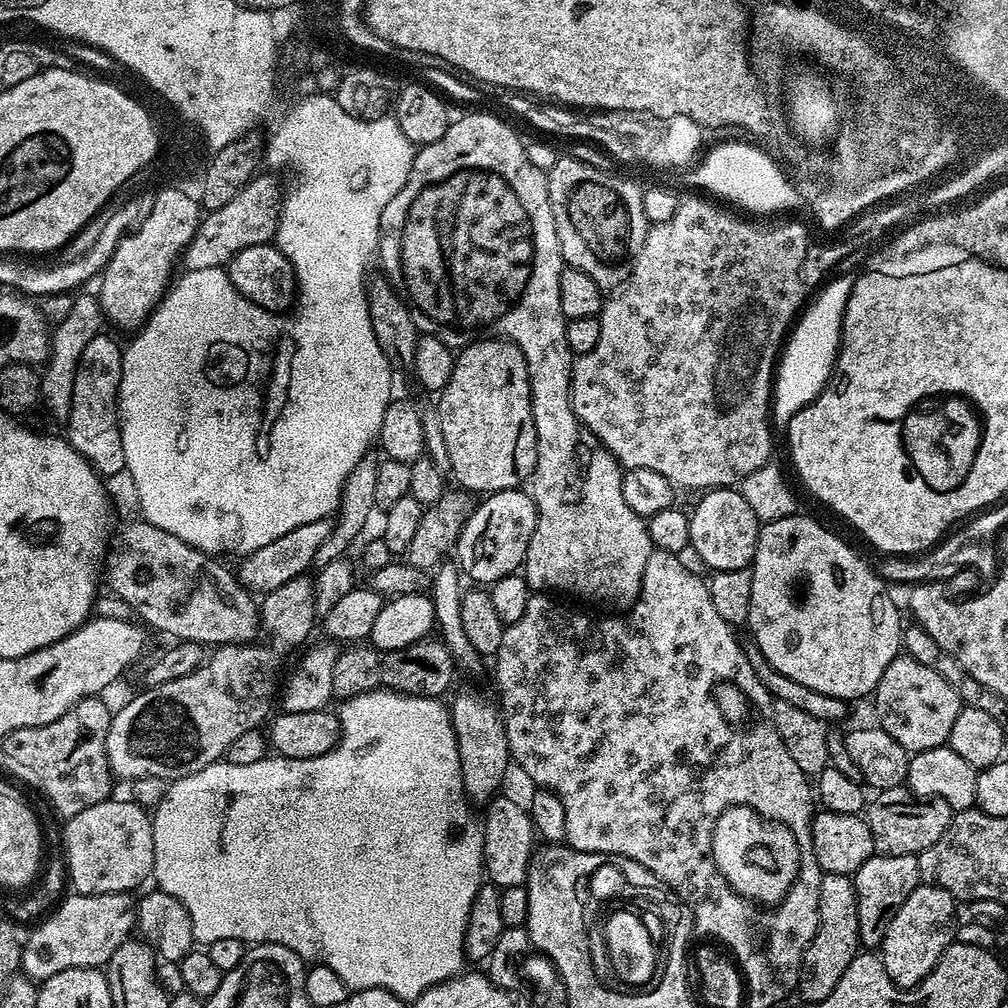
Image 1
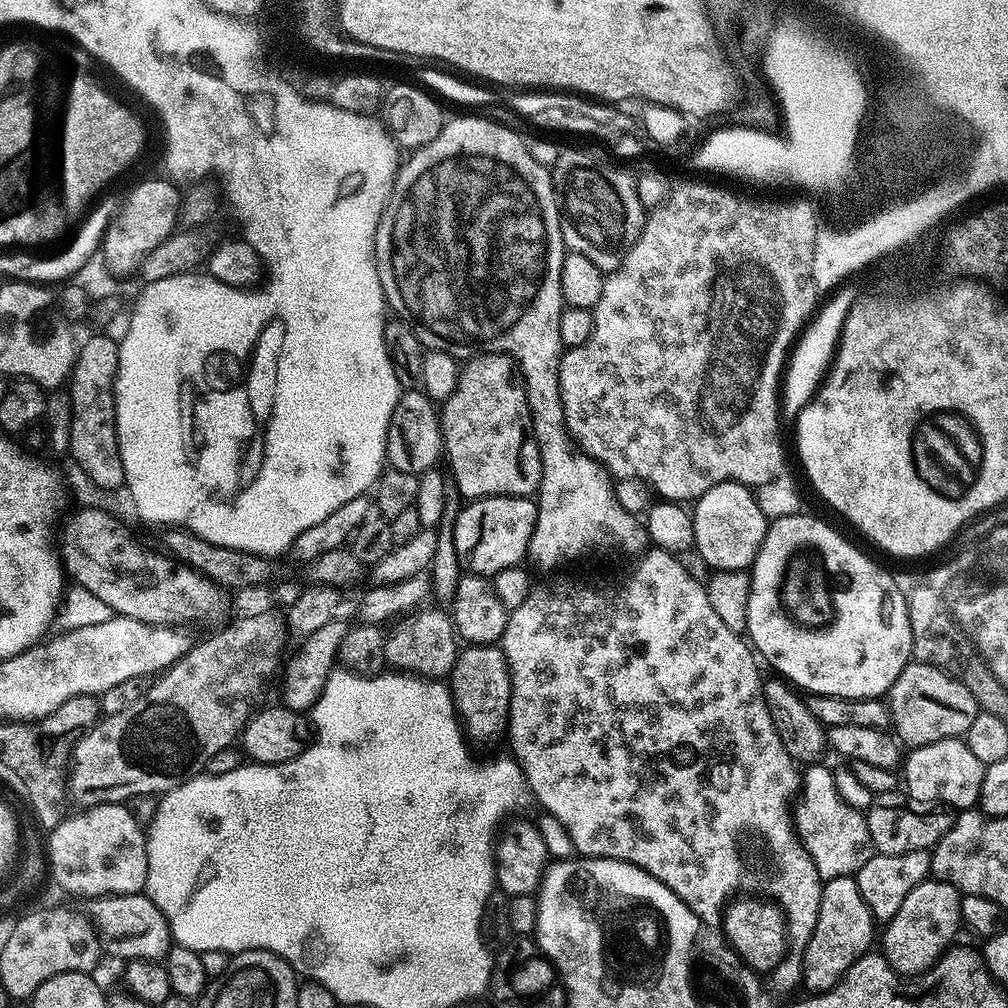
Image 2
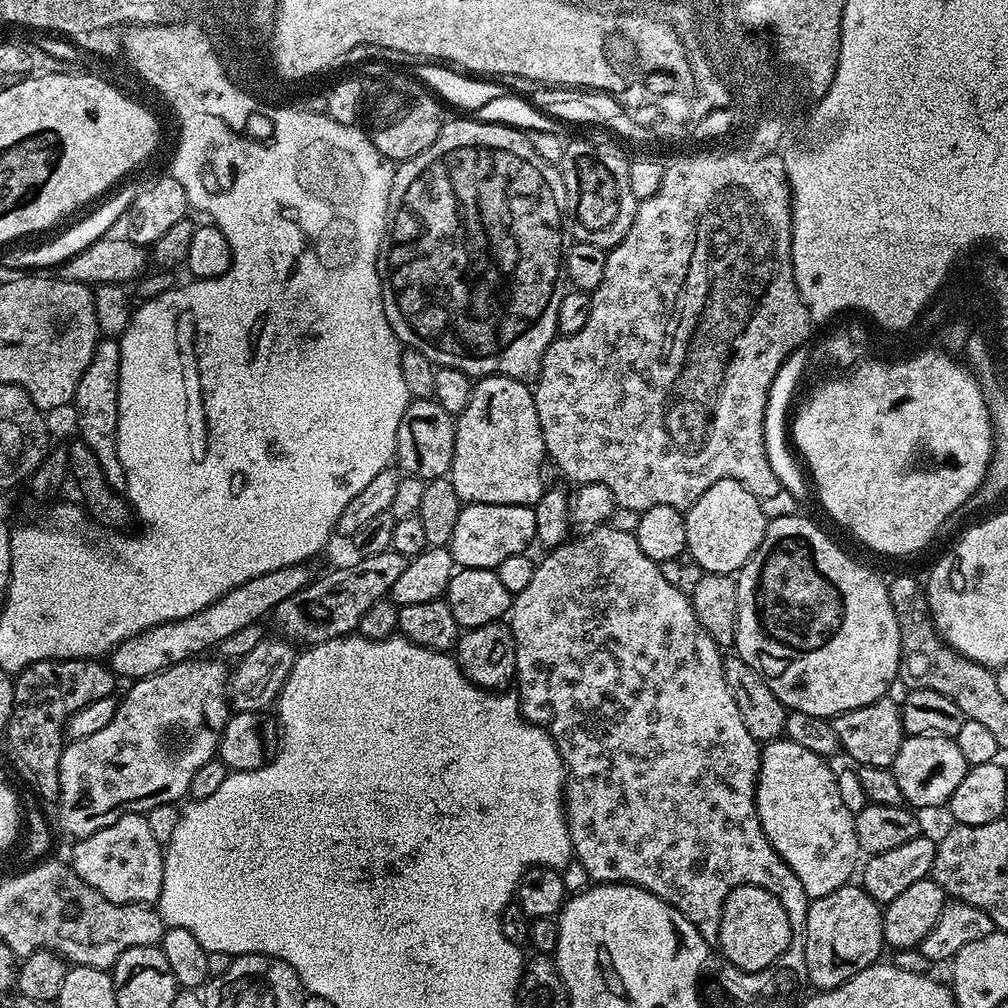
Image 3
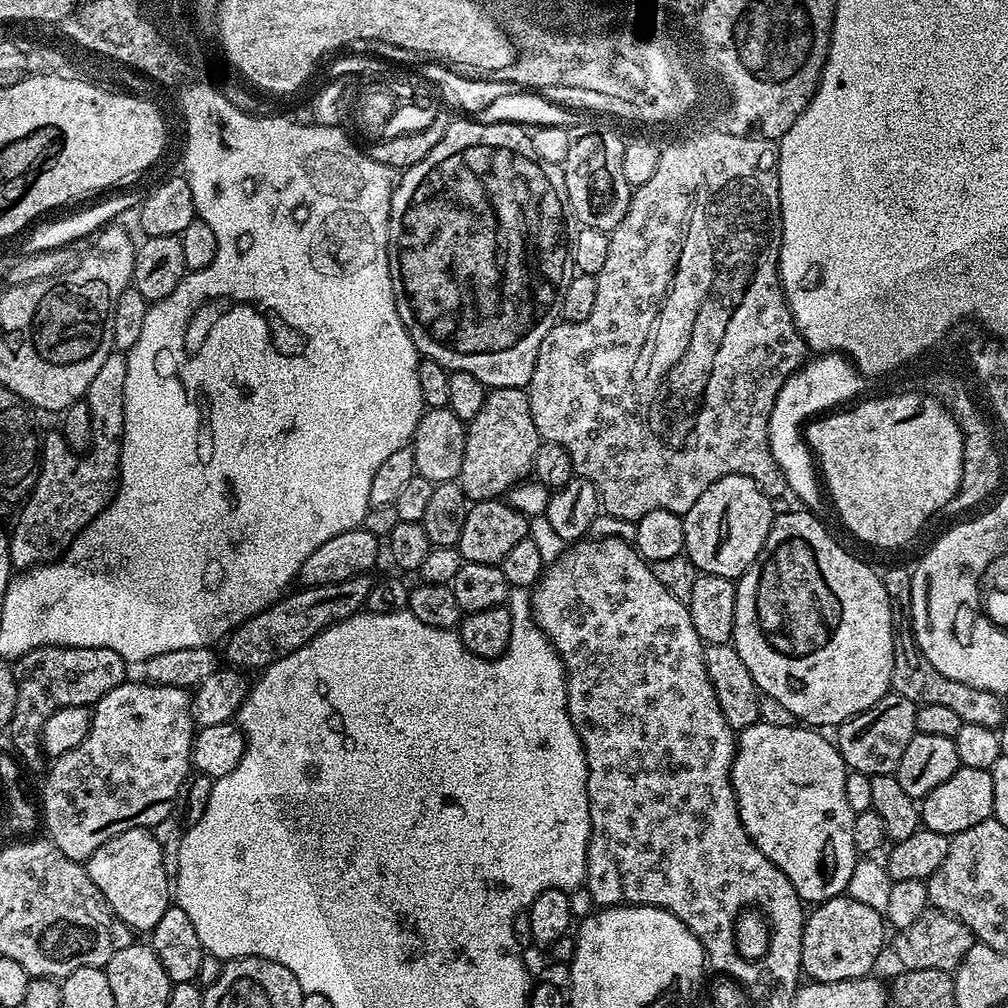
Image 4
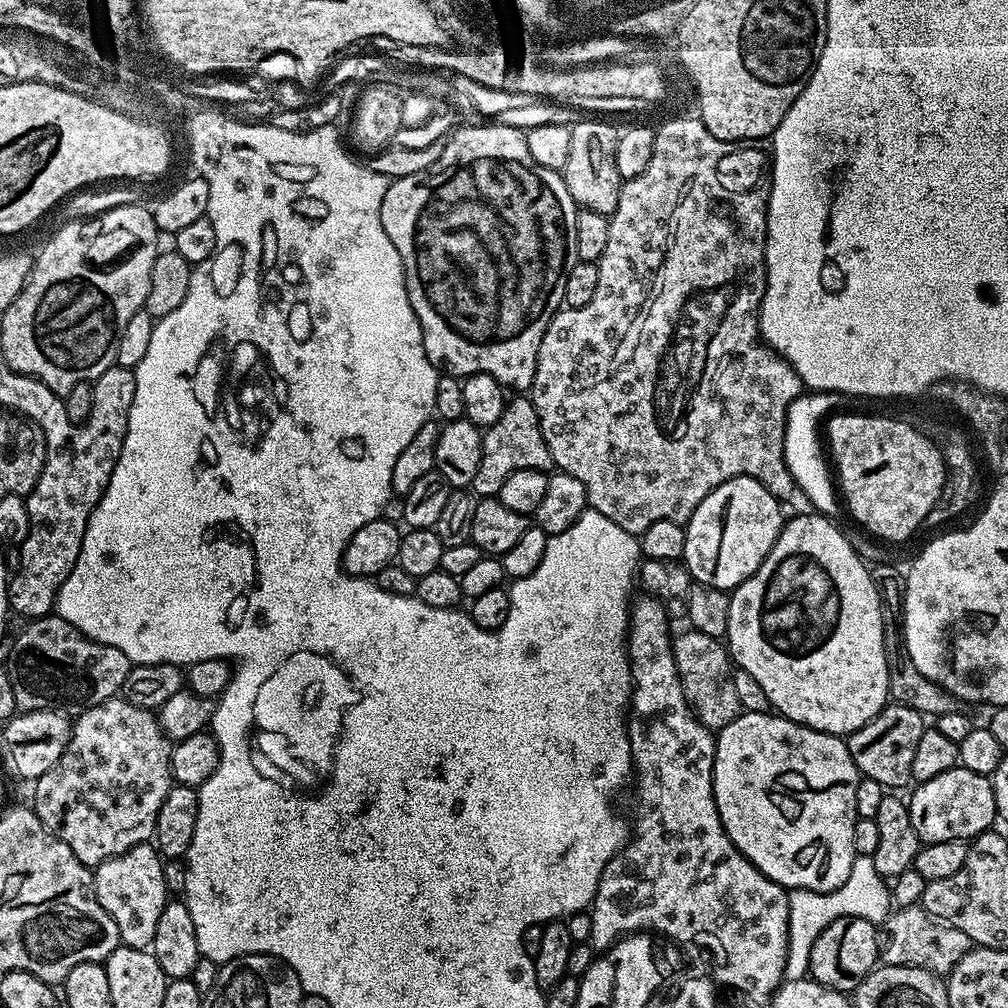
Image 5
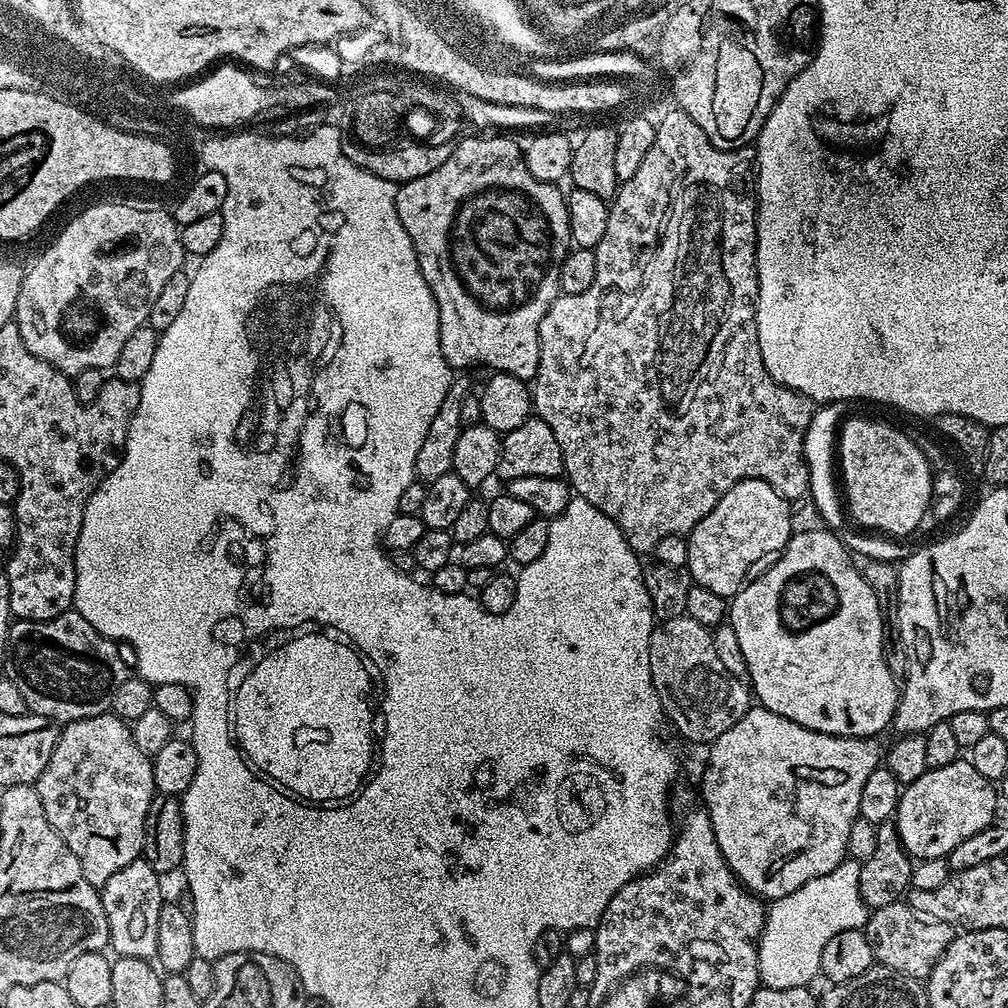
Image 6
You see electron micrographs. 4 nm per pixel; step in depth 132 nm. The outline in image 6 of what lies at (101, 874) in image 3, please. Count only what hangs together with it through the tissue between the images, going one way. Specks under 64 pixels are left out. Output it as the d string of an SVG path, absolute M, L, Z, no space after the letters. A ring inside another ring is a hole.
M143 858L130 862L130 866L122 866L118 874L110 874L110 878L99 889L100 901L106 910L106 922L108 923L108 938L110 948L116 956L126 958L138 958L151 961L158 950L158 910L165 903L166 896L160 893L161 877L145 862Z

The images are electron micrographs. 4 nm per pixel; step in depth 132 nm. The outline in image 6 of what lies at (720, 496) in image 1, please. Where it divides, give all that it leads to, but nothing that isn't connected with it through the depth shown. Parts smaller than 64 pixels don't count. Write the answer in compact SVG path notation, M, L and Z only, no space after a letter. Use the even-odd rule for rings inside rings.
M761 480L738 482L730 490L726 490L718 506L714 506L714 510L710 510L710 514L706 514L706 518L702 518L702 522L698 522L698 526L694 526L694 530L687 533L687 570L690 576L695 583L706 586L706 590L714 590L714 594L722 594L726 598L735 596L744 587L753 571L751 568L759 560L767 561L783 552L794 531L792 521L794 521L794 515L789 501L782 499L769 484Z

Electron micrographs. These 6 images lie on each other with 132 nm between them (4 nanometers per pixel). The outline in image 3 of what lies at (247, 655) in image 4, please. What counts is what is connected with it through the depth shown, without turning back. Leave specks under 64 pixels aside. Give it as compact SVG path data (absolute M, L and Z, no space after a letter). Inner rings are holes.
M394 551L365 555L357 564L336 568L325 574L321 580L313 579L303 592L286 598L276 607L274 619L281 637L289 642L306 642L308 646L319 646L339 636L357 631L362 614L370 610L374 602L385 599L391 593L394 582L406 570L409 557Z

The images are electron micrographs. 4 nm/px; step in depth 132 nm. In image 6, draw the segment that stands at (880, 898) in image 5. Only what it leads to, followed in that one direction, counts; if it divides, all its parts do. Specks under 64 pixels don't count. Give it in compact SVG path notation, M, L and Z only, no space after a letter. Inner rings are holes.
M845 859L830 874L810 878L794 894L771 901L764 917L764 933L760 935L760 982L774 990L808 988L815 976L821 975L822 950L834 934L842 930L863 929L870 909L862 902L858 890L860 865L856 860Z

